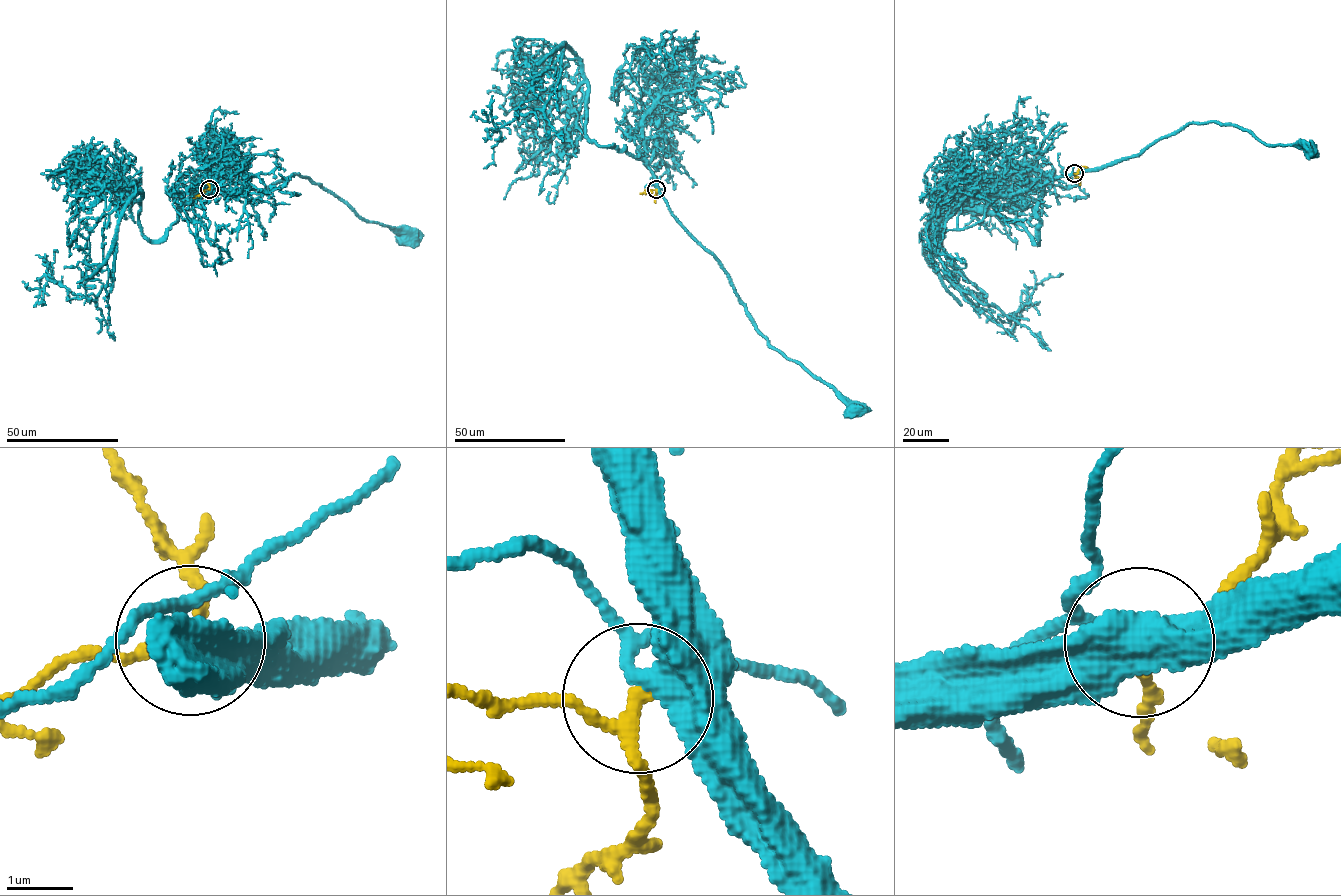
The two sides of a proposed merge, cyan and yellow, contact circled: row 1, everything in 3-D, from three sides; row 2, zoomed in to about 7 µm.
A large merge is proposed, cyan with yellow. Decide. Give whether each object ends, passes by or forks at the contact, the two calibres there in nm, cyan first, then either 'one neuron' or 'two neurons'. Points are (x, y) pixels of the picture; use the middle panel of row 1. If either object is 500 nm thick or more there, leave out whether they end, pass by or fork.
cyan forks there; yellow passes by; 360 nm thick on the cyan side, 180 nm on the other; one neuron

